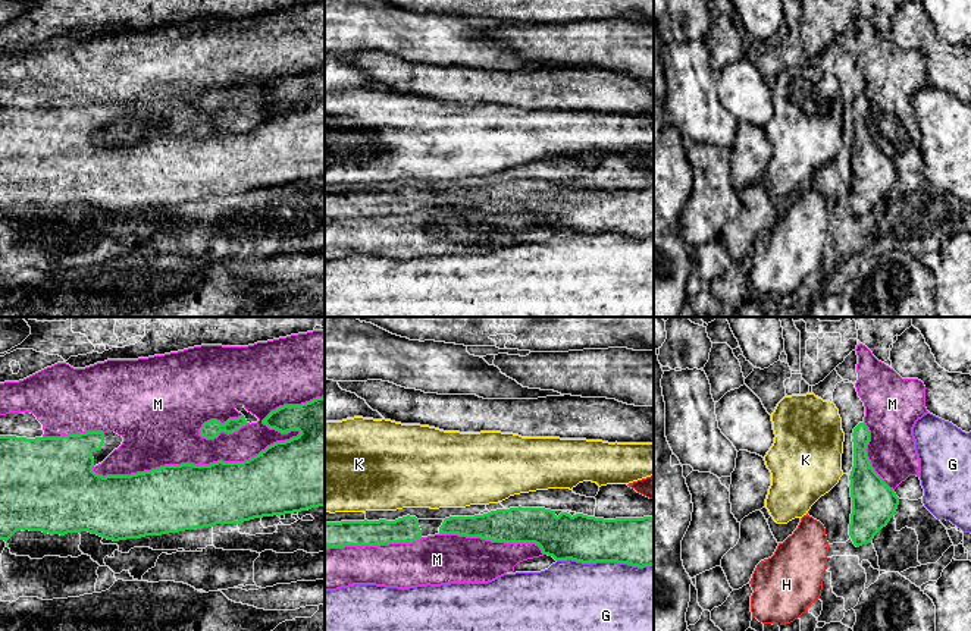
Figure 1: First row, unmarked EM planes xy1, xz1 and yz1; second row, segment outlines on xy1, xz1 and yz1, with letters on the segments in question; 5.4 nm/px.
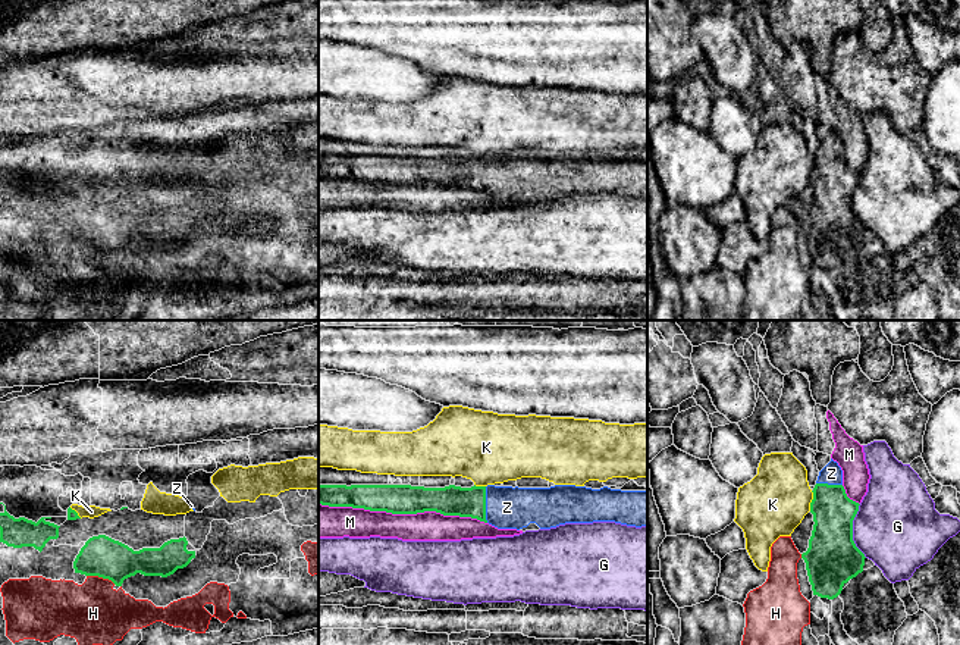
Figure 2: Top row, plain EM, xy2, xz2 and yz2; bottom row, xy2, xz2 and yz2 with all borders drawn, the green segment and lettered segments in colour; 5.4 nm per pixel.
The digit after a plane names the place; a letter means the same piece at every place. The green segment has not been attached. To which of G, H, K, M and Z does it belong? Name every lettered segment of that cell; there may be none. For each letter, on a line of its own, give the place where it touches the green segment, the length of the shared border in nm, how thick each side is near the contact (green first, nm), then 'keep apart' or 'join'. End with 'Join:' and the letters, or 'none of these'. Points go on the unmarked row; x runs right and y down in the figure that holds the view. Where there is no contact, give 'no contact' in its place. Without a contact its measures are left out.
G: xz1 (605, 232) | 550 nm | 280/500 nm | keep apart
H: xy2 (102, 247) | 170 nm | 220/340 nm | keep apart
K: yz2 (812, 172) | 110 nm | 240/360 nm | keep apart
M: xy1 (244, 132) | 1350 nm | 400/170 nm | keep apart
Z: xz2 (485, 175) | 200 nm | 160/240 nm | join
Join: Z

